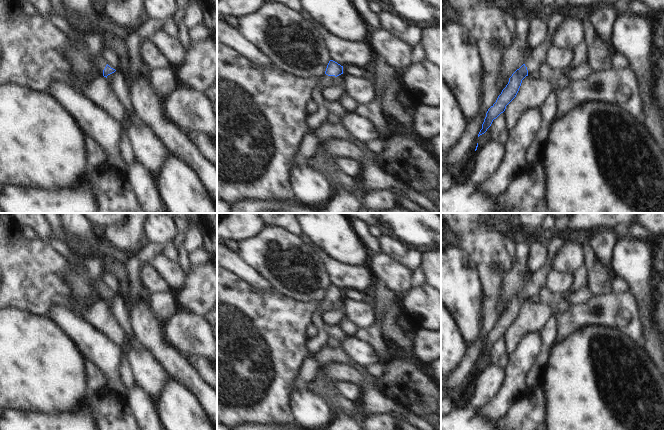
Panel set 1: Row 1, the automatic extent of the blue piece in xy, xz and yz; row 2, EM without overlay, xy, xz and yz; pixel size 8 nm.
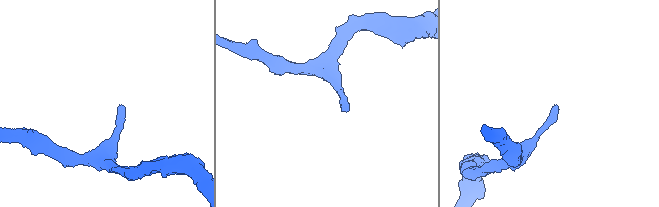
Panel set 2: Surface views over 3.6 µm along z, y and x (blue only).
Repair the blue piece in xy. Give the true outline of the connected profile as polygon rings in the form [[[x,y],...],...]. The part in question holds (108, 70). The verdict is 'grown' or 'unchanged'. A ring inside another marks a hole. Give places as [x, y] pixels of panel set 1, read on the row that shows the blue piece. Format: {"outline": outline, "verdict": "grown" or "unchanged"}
{"outline": [[[101,57],[100,59],[96,60],[94,63],[95,67],[98,69],[99,74],[103,75],[107,78],[108,75],[114,73],[116,70],[111,68]]], "verdict": "grown"}

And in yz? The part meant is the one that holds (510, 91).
{"outline": [[[560,13],[550,16],[548,23],[548,35],[544,41],[534,50],[531,51],[531,57],[524,61],[524,64],[517,69],[509,78],[509,82],[498,96],[496,102],[488,109],[486,117],[482,124],[478,137],[484,134],[496,119],[506,109],[506,106],[516,97],[522,80],[532,72],[539,70],[541,64],[546,62],[546,53],[553,46],[553,36],[558,26],[564,21]]], "verdict": "grown"}

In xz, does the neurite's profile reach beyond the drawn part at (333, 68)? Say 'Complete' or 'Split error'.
Split error.

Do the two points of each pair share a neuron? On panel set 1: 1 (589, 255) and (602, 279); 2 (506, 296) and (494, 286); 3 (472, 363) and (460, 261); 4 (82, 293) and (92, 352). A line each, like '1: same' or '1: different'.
1: same
2: different
3: different
4: different

